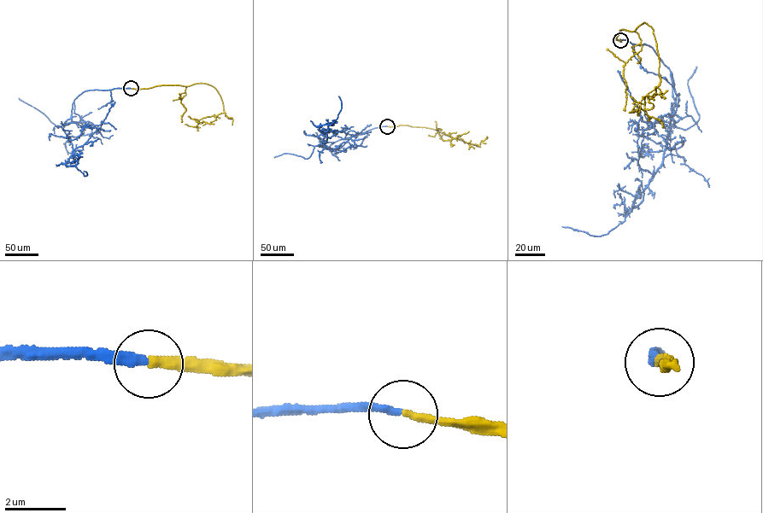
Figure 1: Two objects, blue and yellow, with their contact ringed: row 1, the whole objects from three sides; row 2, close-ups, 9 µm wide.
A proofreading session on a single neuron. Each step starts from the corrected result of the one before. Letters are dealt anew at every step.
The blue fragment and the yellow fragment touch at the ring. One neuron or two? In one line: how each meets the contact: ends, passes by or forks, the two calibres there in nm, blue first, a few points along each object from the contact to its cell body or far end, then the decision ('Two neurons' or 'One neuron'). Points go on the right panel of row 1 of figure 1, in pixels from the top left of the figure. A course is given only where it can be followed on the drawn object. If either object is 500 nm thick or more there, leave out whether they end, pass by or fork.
At the ring blue ends. At the ring yellow ends. Thickness 300 nm (blue) against 280 nm. Course of blue: (620, 39), (648, 45), (672, 73), (676, 105), (663, 162), (642, 200), (607, 234), (594, 236), (562, 226). Course of yellow: (620, 39), (619, 30), (647, 24), (660, 63), (655, 94), (646, 96), (644, 109), (628, 113). One neuron

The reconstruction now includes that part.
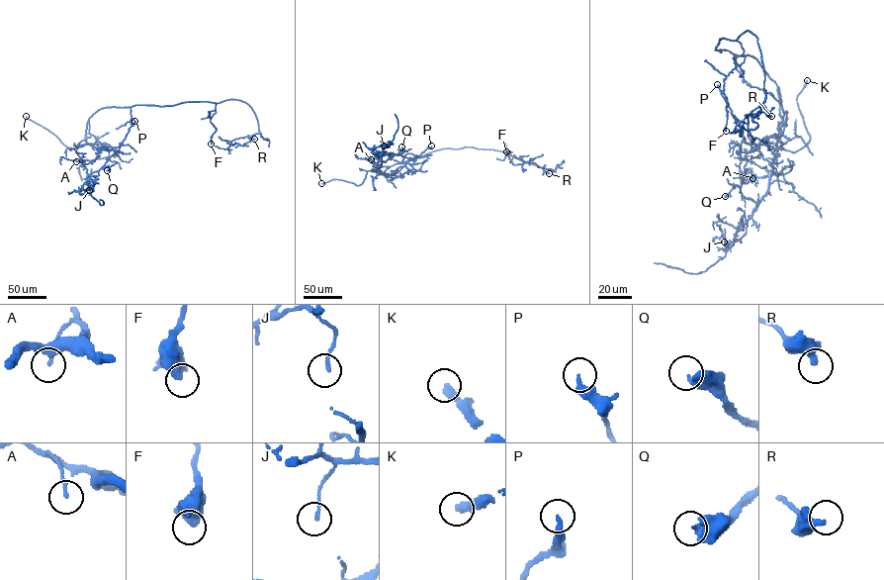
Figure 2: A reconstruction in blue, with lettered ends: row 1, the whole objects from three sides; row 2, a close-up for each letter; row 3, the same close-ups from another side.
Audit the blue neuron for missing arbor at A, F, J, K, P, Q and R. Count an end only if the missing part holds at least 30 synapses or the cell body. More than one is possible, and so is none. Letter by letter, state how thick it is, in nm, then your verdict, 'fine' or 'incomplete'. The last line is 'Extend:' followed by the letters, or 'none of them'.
A: 140 nm thick; fine
F: 600 nm thick; fine
J: 140 nm thick; fine
K: 360 nm thick; incomplete
P: 260 nm thick; fine
Q: 320 nm thick; incomplete
R: 260 nm thick; fine
Extend: K, Q

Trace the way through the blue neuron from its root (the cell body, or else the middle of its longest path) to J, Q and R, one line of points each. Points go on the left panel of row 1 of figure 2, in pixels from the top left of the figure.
J: (136, 105), (103, 108), (88, 120), (76, 151), (87, 175), (78, 191), (89, 190)
Q: (136, 105), (103, 108), (87, 122), (85, 138), (78, 144), (76, 153), (88, 174), (108, 165), (107, 170)
R: (136, 105), (161, 106), (239, 100), (246, 103), (255, 115), (259, 133), (248, 137), (254, 139)

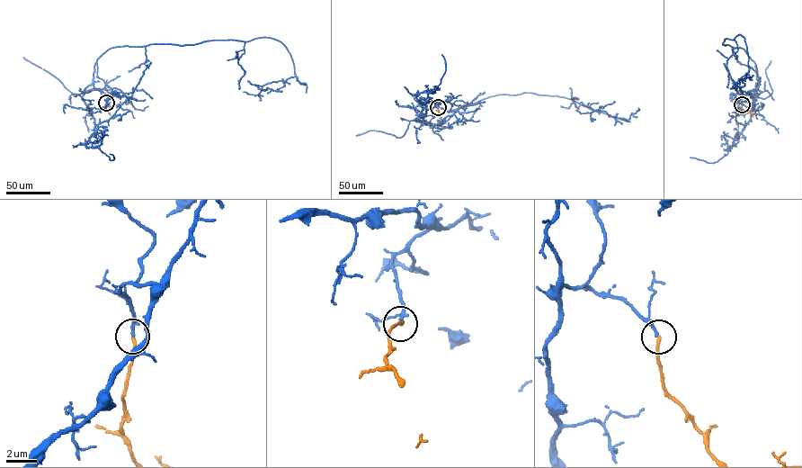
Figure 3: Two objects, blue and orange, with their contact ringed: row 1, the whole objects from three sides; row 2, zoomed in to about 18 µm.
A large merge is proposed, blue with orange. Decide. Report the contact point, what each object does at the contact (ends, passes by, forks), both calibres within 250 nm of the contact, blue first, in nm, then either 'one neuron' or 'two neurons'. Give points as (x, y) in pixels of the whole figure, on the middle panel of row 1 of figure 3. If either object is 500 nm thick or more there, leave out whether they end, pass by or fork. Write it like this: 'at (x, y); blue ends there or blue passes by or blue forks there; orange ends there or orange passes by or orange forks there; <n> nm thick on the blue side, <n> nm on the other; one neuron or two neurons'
at (438, 107); blue ends there; orange ends there; 190 nm thick on the blue side, 200 nm on the other; one neuron

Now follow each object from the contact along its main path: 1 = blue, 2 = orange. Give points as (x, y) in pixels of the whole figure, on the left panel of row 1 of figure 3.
1: (106, 103), (84, 109), (96, 59), (150, 44), (272, 38), (295, 76), (262, 88), (281, 92)
2: (106, 103), (110, 115)

